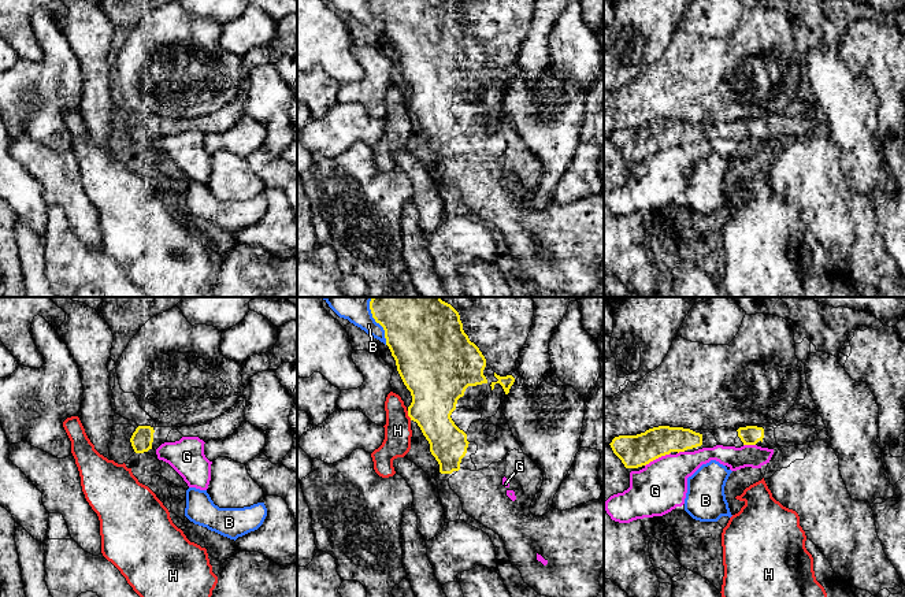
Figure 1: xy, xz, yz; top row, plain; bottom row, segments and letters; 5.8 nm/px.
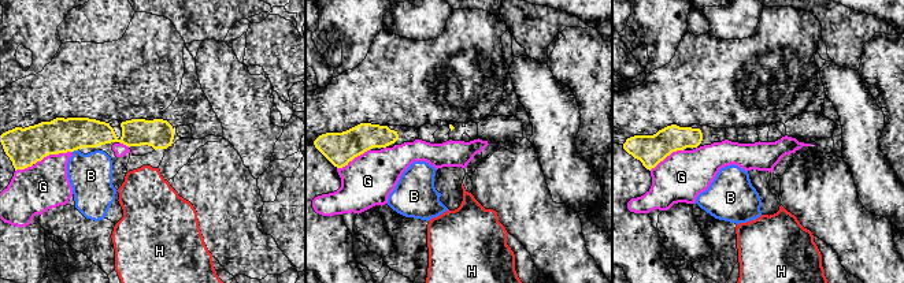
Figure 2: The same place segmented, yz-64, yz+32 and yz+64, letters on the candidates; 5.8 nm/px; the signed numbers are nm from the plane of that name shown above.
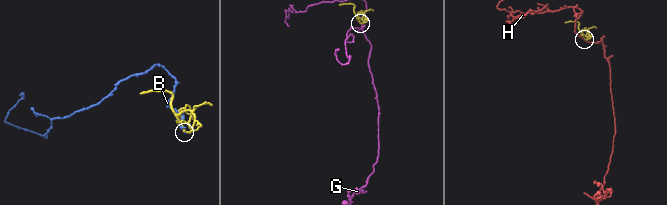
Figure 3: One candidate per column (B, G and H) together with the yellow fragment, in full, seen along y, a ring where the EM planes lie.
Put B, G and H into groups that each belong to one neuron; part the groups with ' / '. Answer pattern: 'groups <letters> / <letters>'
groups B / G / H

